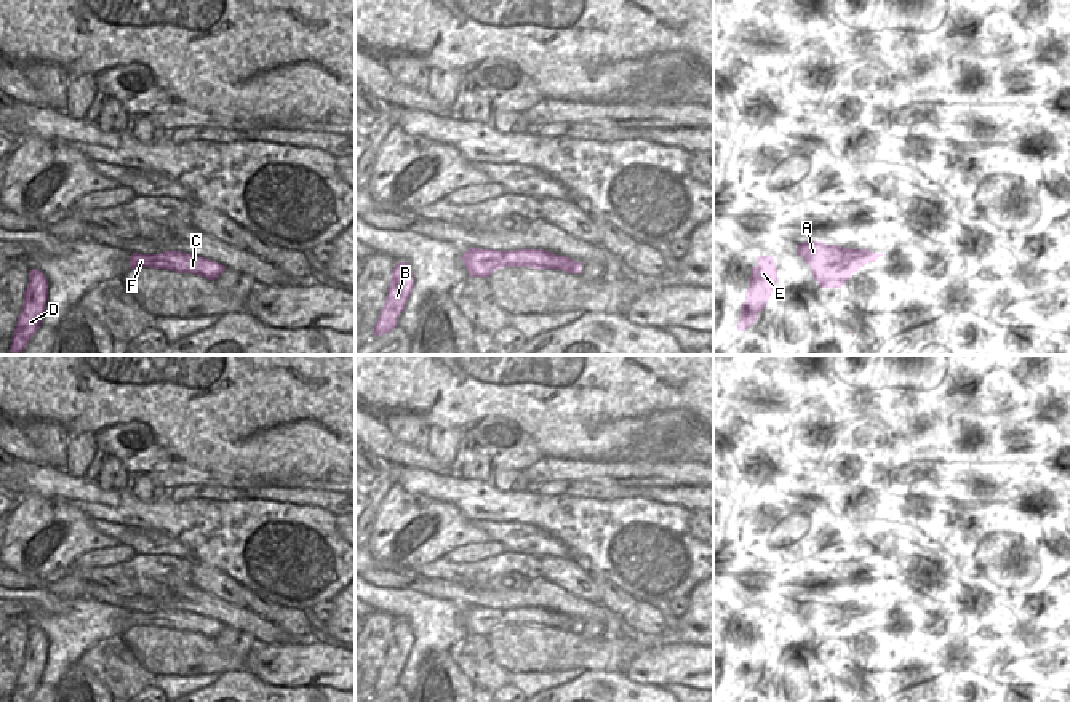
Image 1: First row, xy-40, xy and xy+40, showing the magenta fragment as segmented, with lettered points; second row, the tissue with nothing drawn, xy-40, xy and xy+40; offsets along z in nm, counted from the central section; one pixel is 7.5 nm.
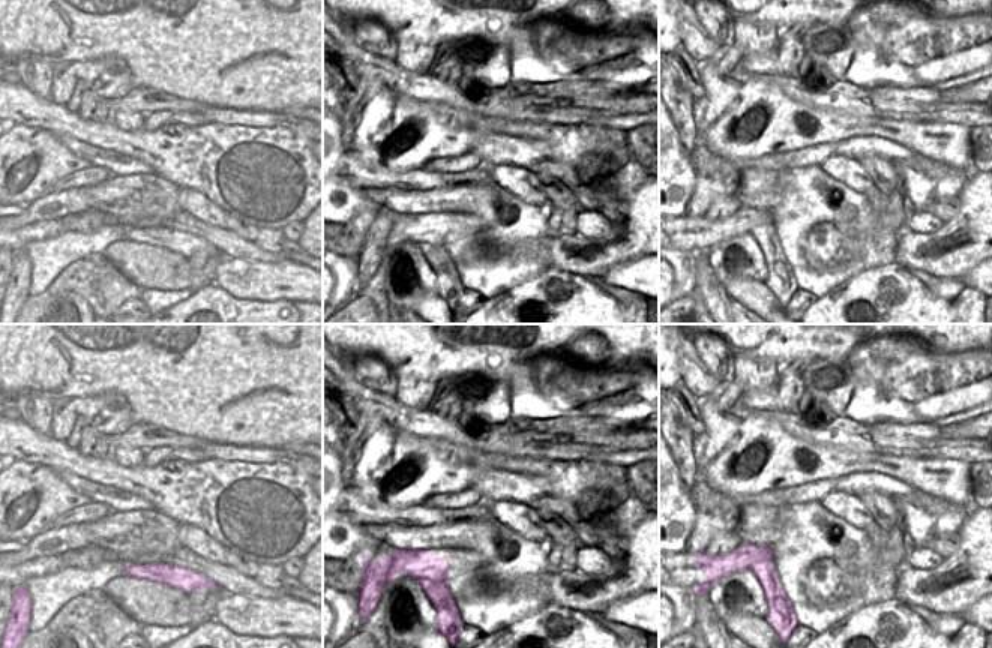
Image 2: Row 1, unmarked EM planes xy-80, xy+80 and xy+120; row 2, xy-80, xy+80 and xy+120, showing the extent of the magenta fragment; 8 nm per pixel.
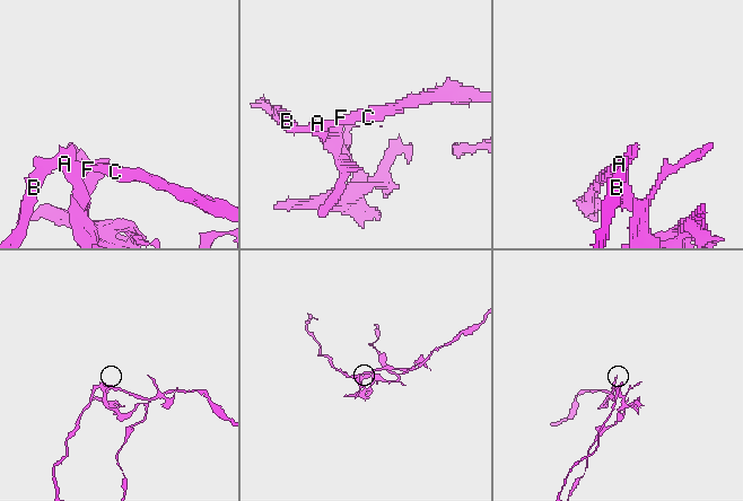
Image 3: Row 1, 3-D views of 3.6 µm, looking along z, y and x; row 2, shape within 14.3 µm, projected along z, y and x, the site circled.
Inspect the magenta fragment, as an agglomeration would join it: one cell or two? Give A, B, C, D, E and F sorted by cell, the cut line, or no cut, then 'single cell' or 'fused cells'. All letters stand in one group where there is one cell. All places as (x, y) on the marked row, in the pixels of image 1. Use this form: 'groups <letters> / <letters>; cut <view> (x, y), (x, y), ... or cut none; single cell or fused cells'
groups A B D E / C F; cut xy+40 (869, 250), (851, 250), (846, 255), (835, 255), (832, 258); fused cells

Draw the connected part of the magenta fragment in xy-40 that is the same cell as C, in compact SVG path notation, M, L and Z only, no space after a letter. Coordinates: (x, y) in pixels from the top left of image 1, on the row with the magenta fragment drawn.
M163 251L160 254L138 254L130 256L130 269L154 267L174 270L178 273L202 275L208 280L216 280L226 267L202 256L186 254L182 251Z

